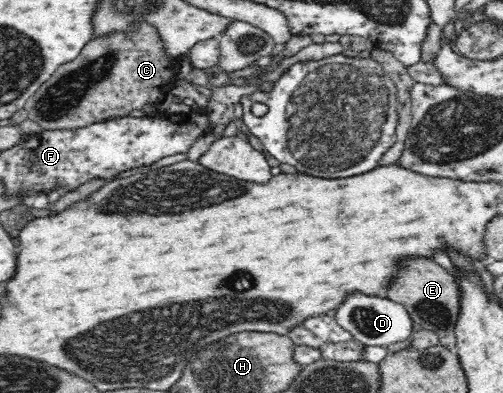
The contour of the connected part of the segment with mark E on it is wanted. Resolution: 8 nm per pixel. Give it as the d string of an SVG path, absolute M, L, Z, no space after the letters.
M423 256L399 258L397 272L393 274L389 286L382 294L389 300L397 301L404 306L411 320L421 324L423 329L431 329L439 337L440 344L453 351L456 350L456 334L454 326L458 317L460 294L455 279L445 268Z

